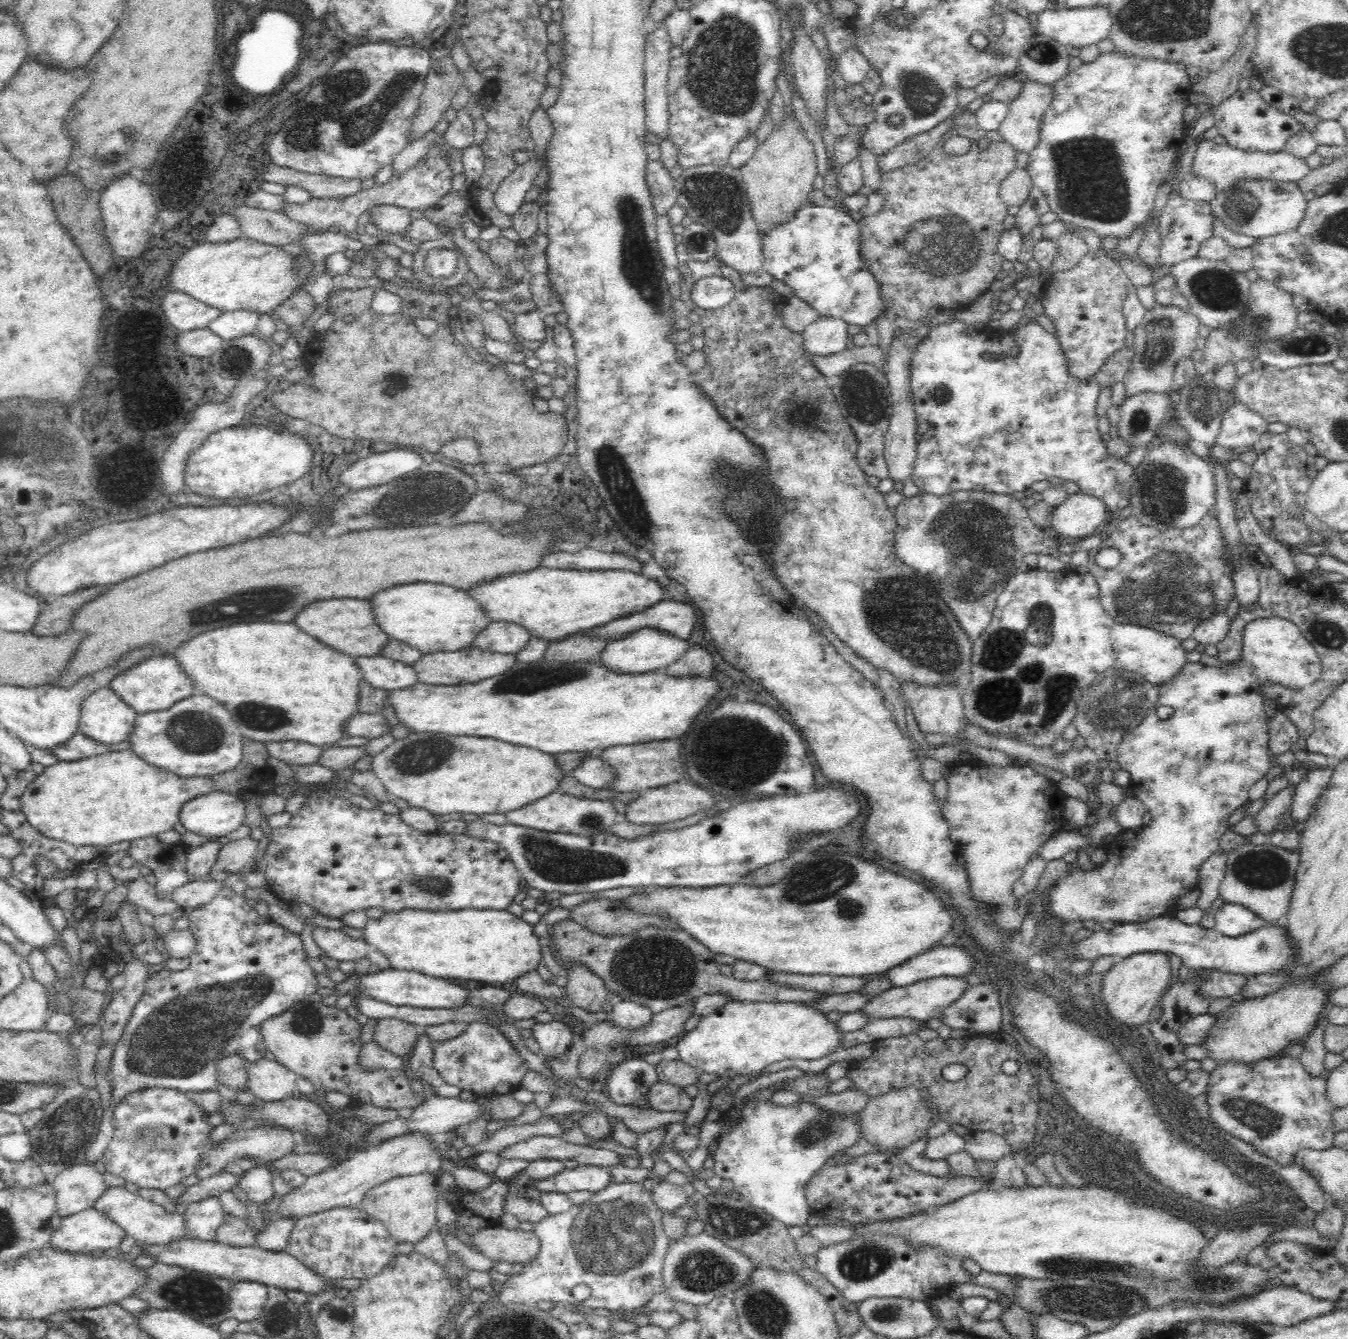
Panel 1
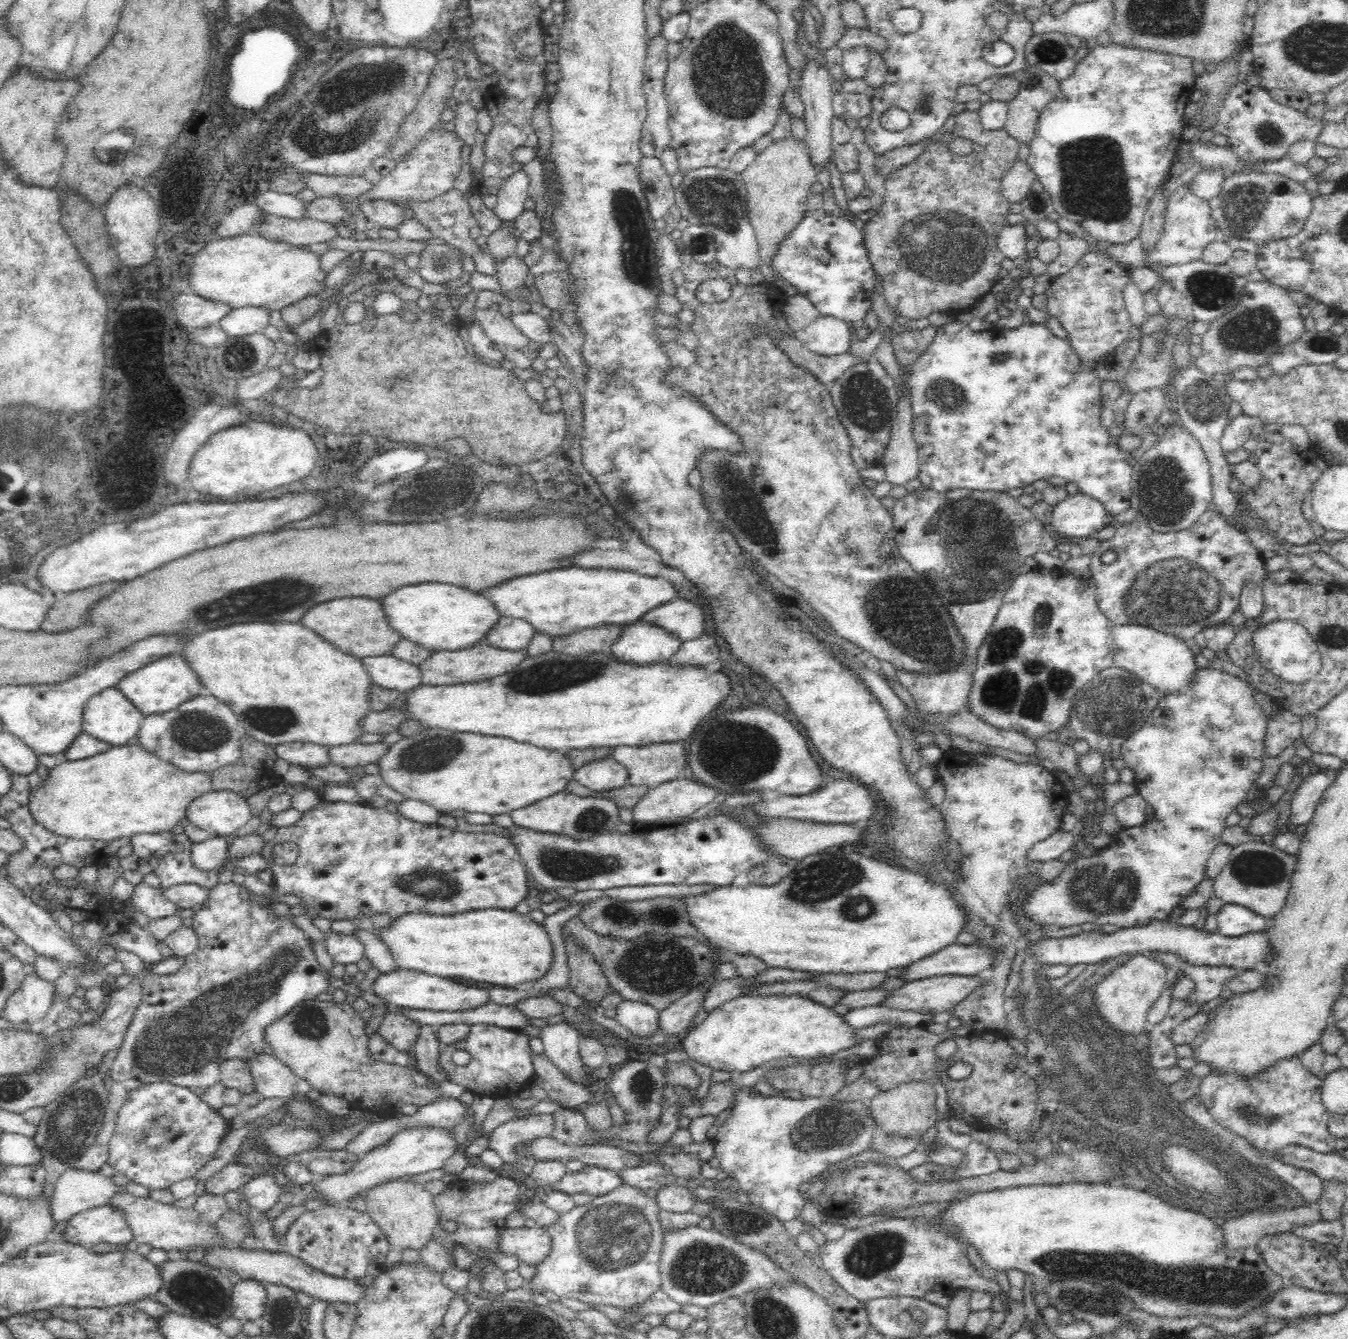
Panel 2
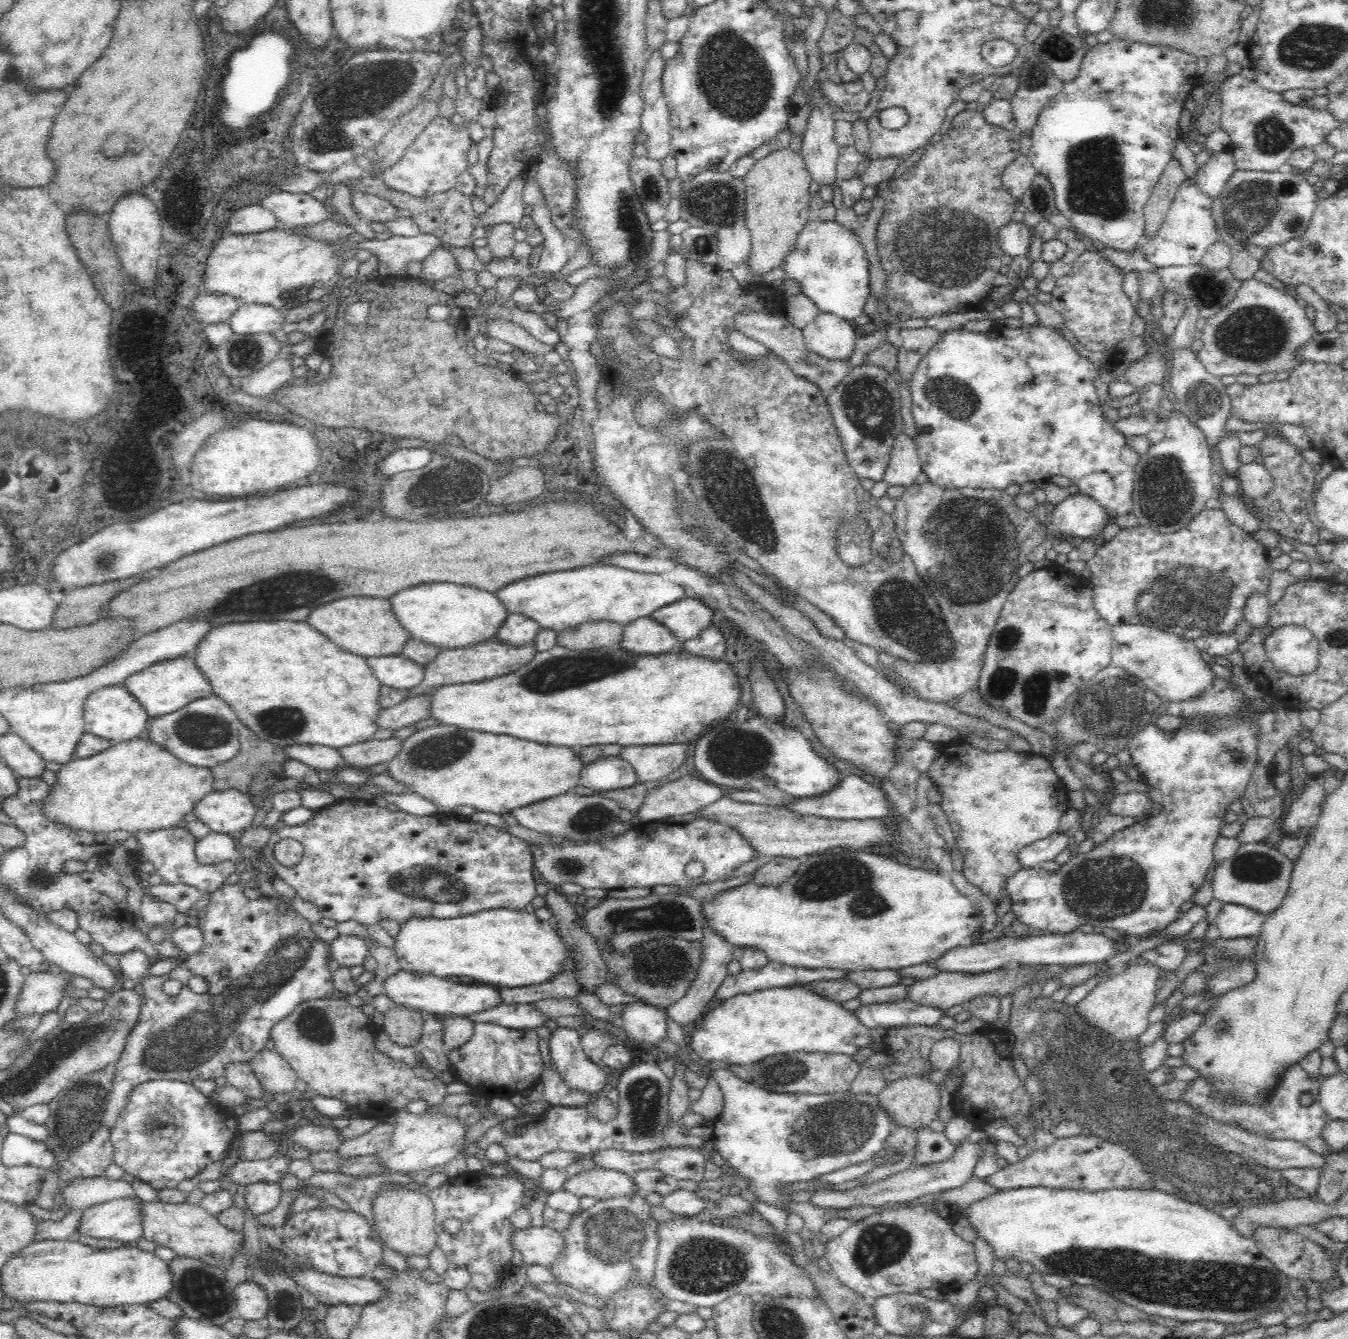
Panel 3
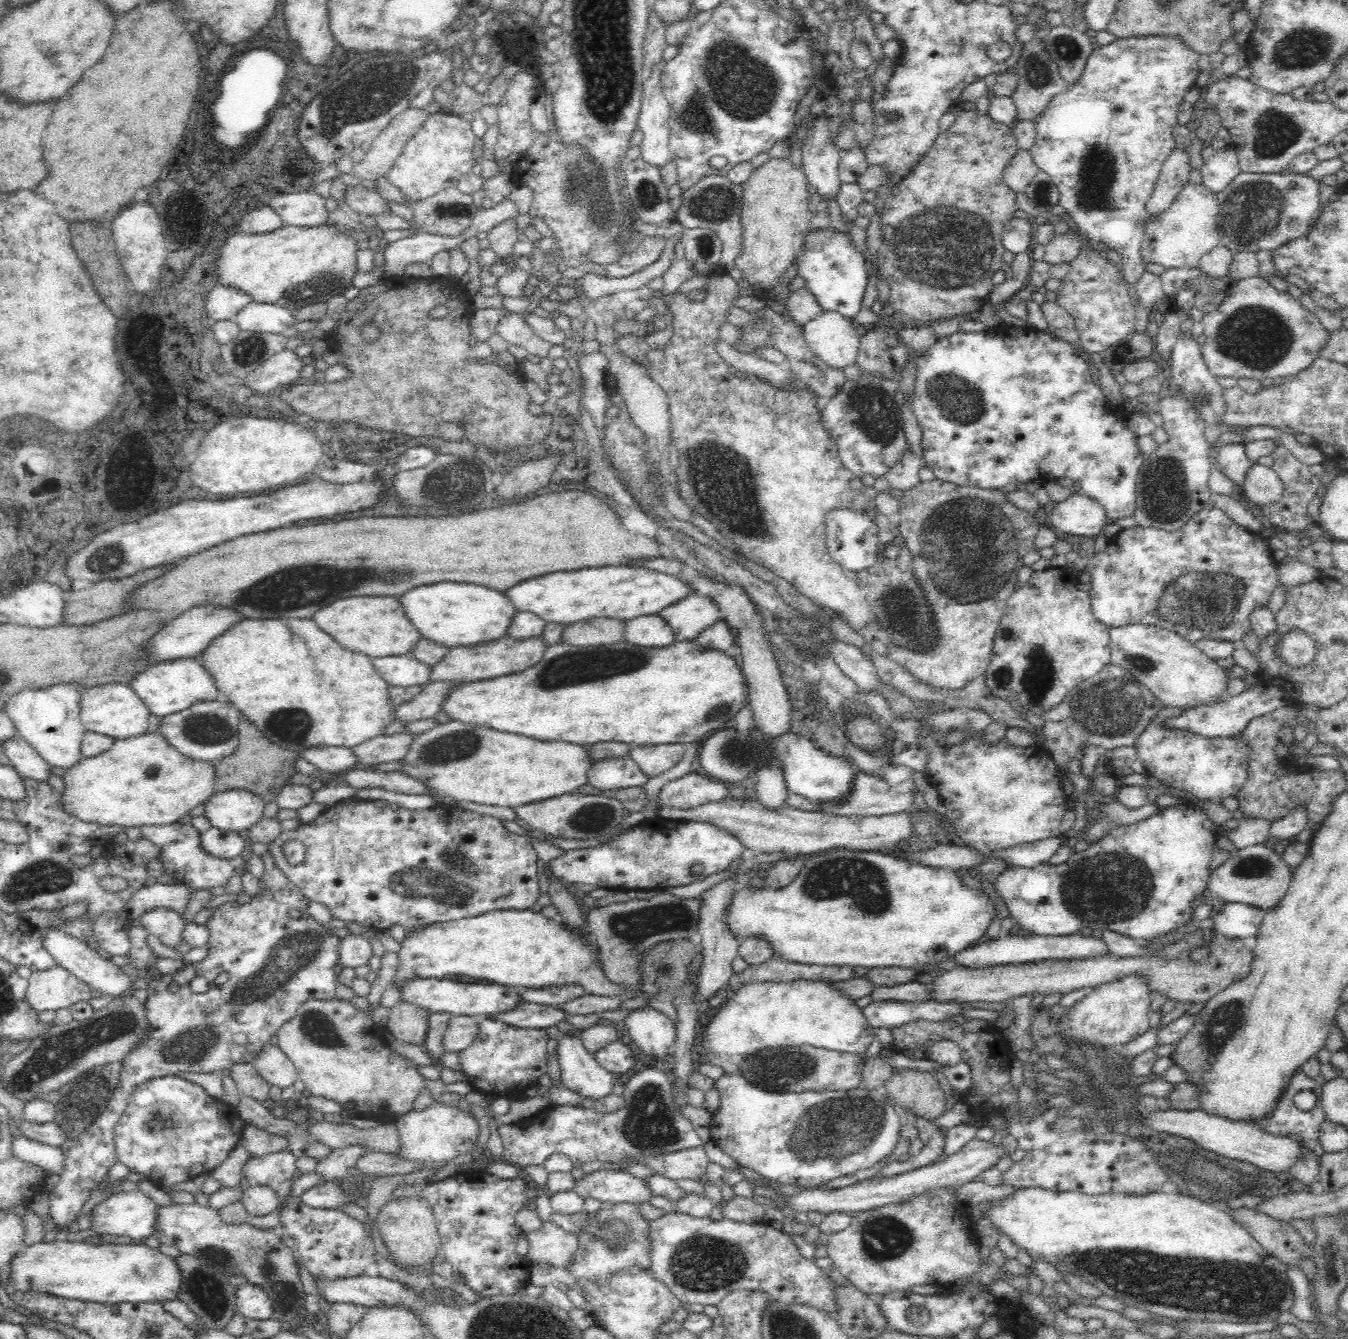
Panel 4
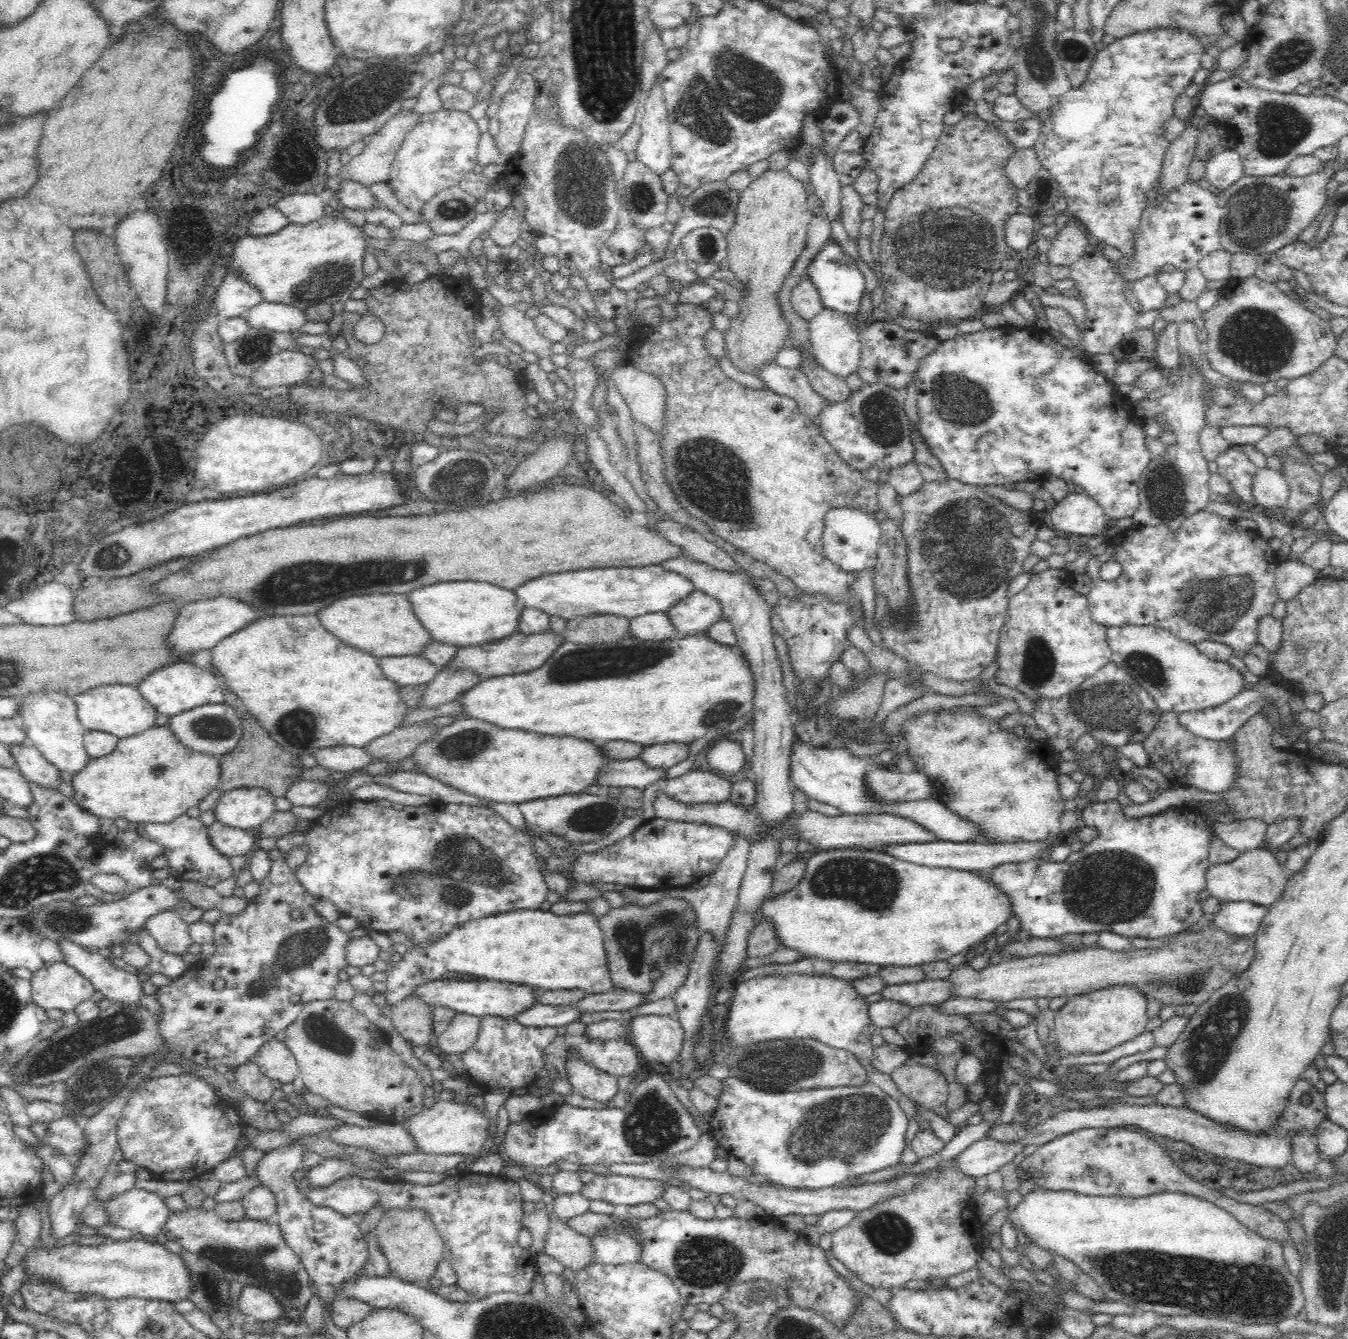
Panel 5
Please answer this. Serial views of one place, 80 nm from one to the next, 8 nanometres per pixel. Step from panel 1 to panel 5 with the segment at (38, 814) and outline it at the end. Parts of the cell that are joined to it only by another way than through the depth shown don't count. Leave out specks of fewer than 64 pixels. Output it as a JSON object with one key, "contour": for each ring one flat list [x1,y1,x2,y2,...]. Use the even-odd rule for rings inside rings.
{"contour":[[170,723,162,726,151,726,132,736,119,739,118,746,107,755,94,758,88,766,72,776,71,797,86,811,97,818,124,818,128,822,167,823,188,811,194,811,198,802,210,792,217,789,220,782,220,756,214,753,196,751,178,739]]}

